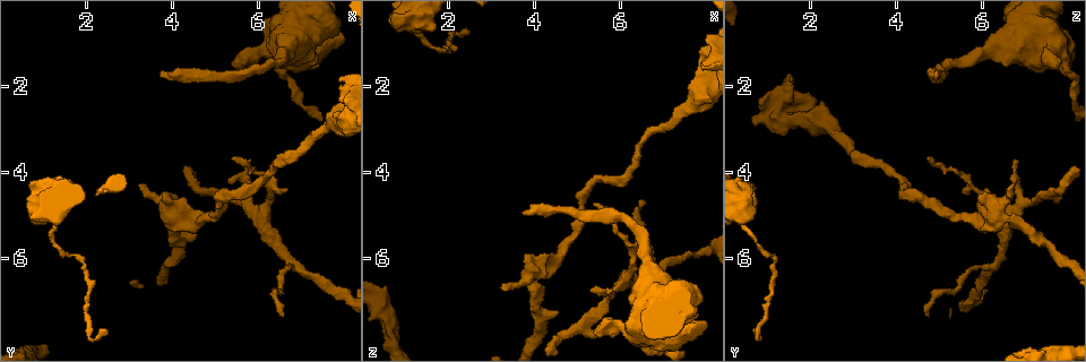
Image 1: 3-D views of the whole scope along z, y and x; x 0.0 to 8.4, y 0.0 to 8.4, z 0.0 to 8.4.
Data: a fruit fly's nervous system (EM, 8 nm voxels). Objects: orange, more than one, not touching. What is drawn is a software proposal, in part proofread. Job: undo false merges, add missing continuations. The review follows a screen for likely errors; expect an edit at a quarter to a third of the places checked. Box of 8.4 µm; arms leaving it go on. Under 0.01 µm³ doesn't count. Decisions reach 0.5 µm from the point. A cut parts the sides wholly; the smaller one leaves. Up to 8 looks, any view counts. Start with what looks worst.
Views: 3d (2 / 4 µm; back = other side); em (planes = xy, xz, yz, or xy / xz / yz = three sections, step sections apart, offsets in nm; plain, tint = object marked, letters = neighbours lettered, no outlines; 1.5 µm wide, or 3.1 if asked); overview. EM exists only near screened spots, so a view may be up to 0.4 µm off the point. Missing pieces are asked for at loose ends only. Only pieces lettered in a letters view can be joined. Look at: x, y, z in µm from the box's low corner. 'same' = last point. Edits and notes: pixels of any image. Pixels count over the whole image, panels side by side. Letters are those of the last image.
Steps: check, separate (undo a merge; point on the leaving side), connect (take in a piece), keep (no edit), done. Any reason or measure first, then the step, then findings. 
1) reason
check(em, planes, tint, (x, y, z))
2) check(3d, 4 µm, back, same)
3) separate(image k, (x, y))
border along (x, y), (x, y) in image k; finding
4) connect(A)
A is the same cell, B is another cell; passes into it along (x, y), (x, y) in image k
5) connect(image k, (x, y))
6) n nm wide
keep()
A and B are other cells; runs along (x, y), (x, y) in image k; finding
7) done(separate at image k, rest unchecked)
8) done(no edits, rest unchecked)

branch stops here
check(3d, 4 µm, (3.75, 1.65, 4.90))

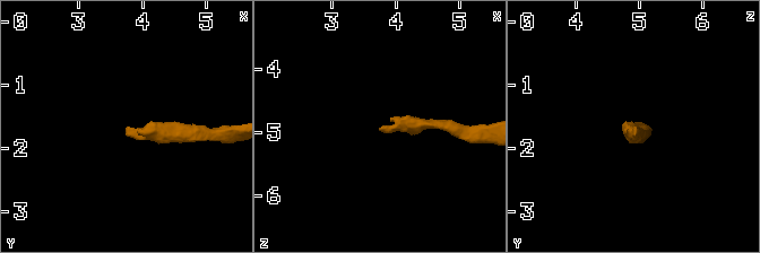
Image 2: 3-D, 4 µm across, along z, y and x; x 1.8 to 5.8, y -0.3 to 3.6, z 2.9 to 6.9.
check(em, xy, step 4, letters, (3.80, 1.65, 5.00))

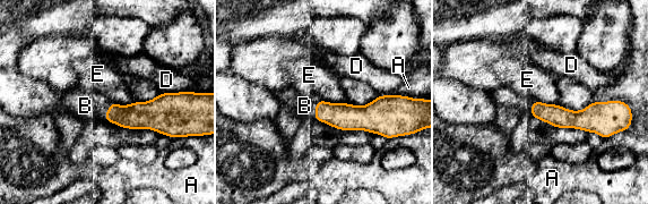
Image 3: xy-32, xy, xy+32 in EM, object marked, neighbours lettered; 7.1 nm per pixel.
another direction
check(em, xz, step 8, letters, same)

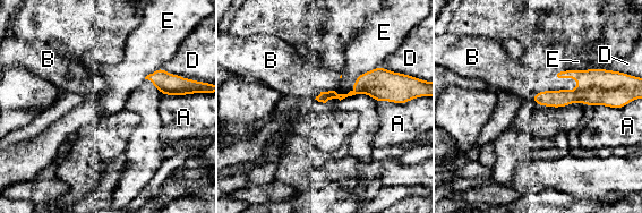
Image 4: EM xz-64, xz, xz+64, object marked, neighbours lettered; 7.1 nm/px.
connect(B)
B is the same cell, A, D and E are other cells; the cell continues

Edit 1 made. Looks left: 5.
check(overview)

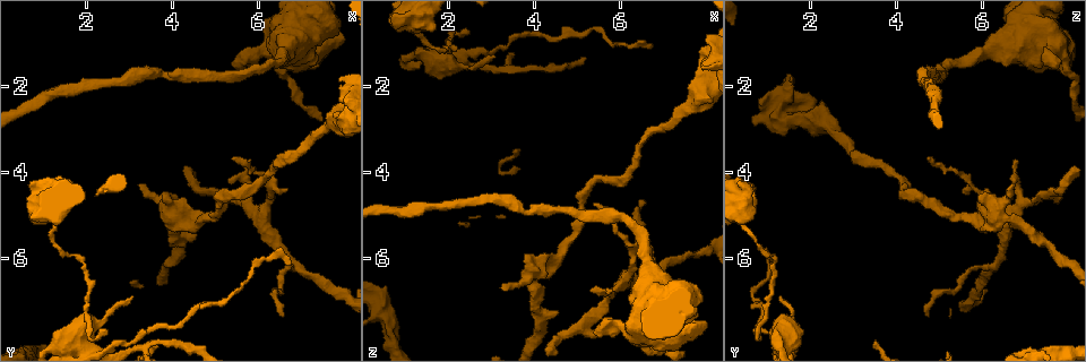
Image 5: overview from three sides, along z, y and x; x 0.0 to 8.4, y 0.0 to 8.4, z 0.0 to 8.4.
free end
check(3d, 2 µm, (3.30, 4.25, 6.70))

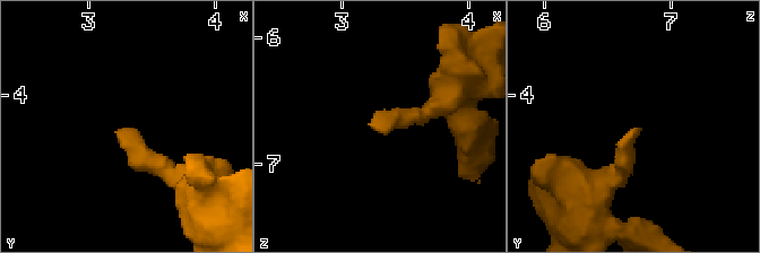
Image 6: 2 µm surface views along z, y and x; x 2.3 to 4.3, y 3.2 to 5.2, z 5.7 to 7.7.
need the tissue
check(em, planes, plain, (3.28, 4.32, 6.76))

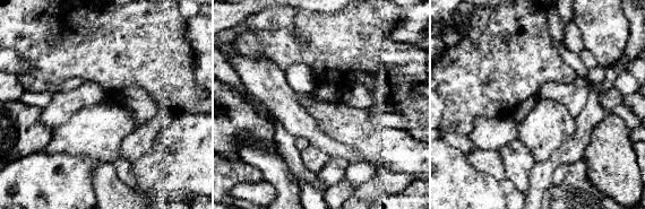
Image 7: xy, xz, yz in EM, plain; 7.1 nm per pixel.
see the neighbours
check(em, planes, letters, same)

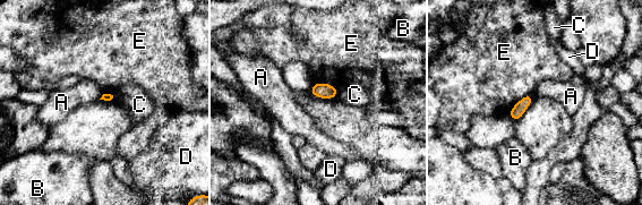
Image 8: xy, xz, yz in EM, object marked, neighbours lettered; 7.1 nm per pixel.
E touches over 220 nm
keep()
A, B, C, D and E are other cells; border along (531, 94), (534, 97) in image 8; no lettered piece goes on from it

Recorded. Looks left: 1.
done(connect at image 4, rest unchecked)

